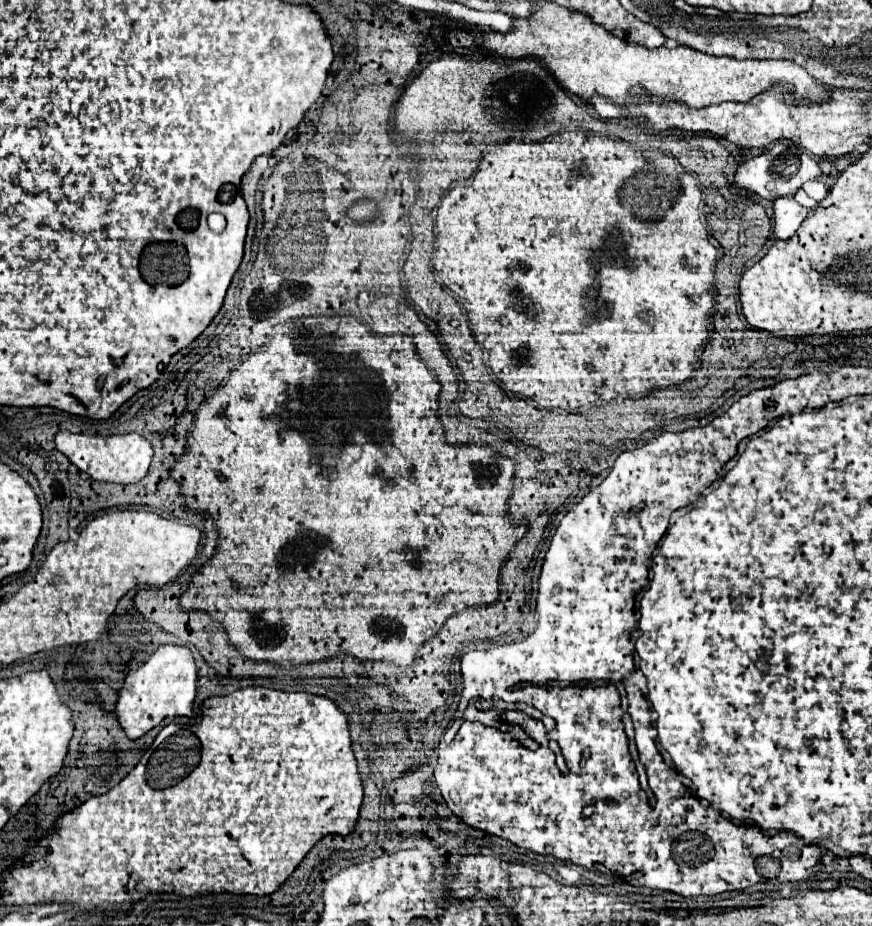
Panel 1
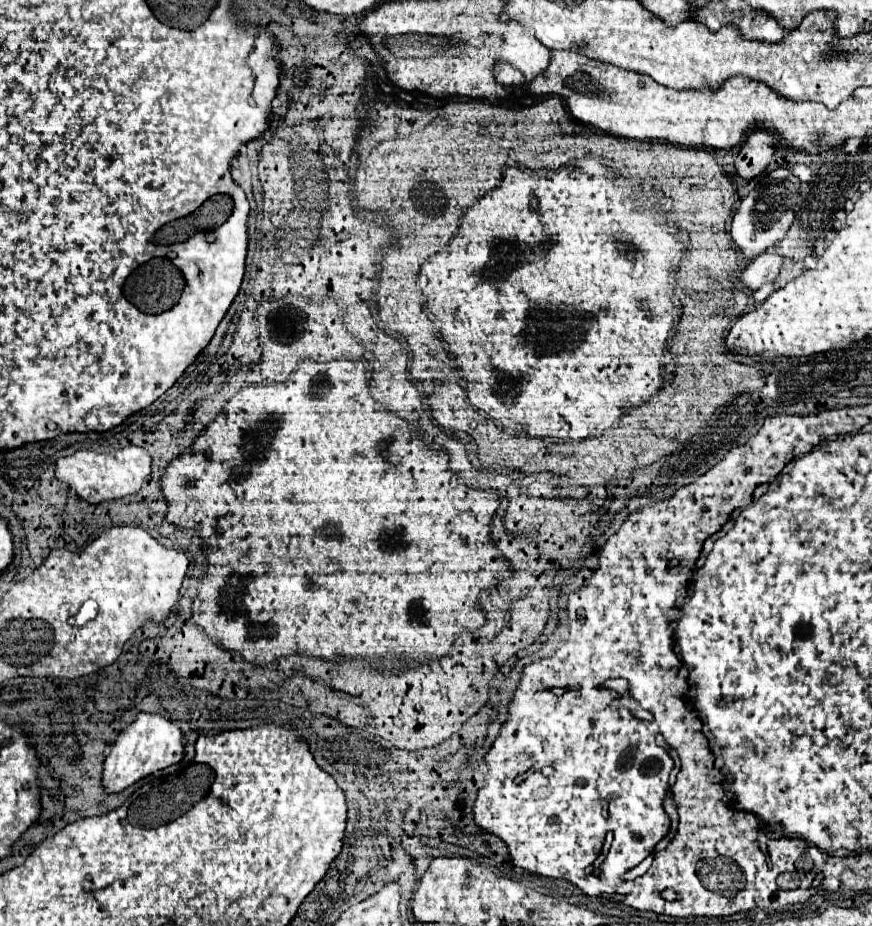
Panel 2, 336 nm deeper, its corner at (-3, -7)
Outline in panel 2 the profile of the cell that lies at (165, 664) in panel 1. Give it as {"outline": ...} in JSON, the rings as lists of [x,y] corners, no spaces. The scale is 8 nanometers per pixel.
{"outline":[[[142,712],[136,722],[132,722],[126,730],[122,730],[116,738],[116,744],[110,750],[110,756],[104,762],[102,772],[102,788],[106,794],[116,794],[132,786],[134,782],[152,776],[172,764],[178,764],[184,758],[182,732],[174,722],[168,722],[160,714]]]}

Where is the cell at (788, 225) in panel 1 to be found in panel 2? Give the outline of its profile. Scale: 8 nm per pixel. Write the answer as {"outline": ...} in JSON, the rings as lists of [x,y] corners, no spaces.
{"outline":[[[770,248],[770,252],[752,260],[748,268],[738,276],[738,288],[756,292],[766,282],[774,282],[774,278],[780,272],[780,266],[782,266],[782,256],[778,256],[774,248]]]}

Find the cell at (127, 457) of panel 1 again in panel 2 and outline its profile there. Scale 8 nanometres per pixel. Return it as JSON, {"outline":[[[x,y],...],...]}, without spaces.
{"outline":[[[126,446],[122,450],[108,452],[108,454],[78,450],[56,462],[56,478],[68,484],[72,490],[76,490],[76,494],[90,504],[118,500],[138,492],[148,474],[150,474],[150,456],[144,448],[138,446]]]}

